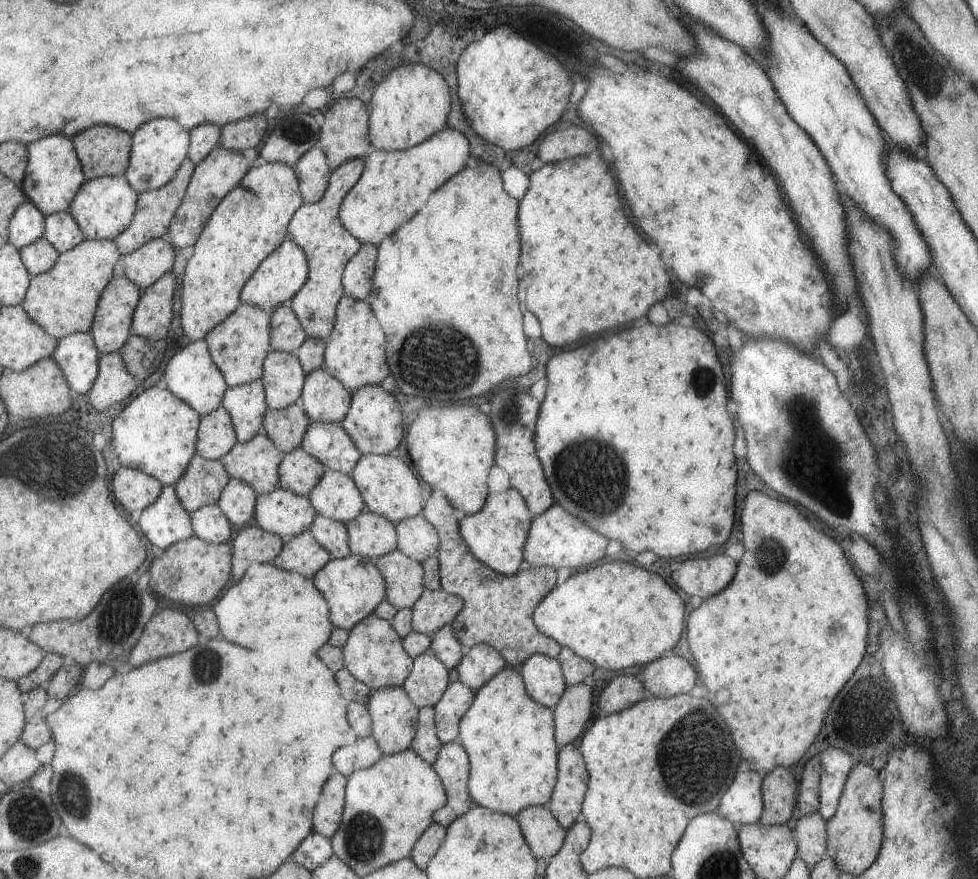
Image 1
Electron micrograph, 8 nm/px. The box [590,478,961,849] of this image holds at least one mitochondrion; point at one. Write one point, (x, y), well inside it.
(691, 756)

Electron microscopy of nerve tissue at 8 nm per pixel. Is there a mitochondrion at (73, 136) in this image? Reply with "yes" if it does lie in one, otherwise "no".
no

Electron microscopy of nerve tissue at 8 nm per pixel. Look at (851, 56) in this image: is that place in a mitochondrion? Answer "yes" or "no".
no

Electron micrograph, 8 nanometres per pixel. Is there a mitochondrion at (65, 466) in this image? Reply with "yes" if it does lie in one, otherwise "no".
yes

